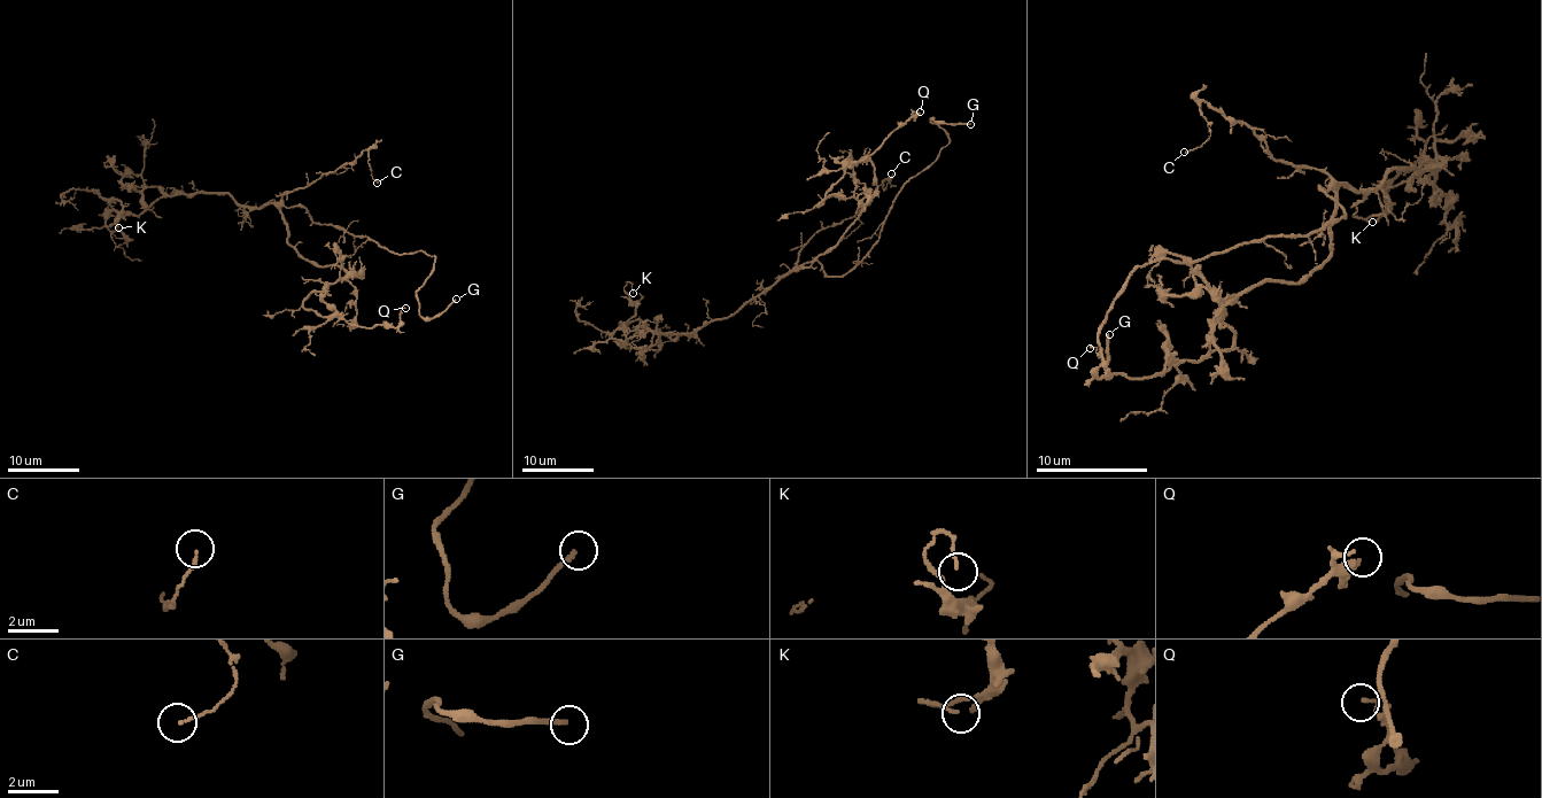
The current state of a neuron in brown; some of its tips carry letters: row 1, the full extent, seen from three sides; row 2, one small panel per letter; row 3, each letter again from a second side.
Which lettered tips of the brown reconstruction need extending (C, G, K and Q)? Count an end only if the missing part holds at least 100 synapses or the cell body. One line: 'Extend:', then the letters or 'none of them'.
Extend: G

